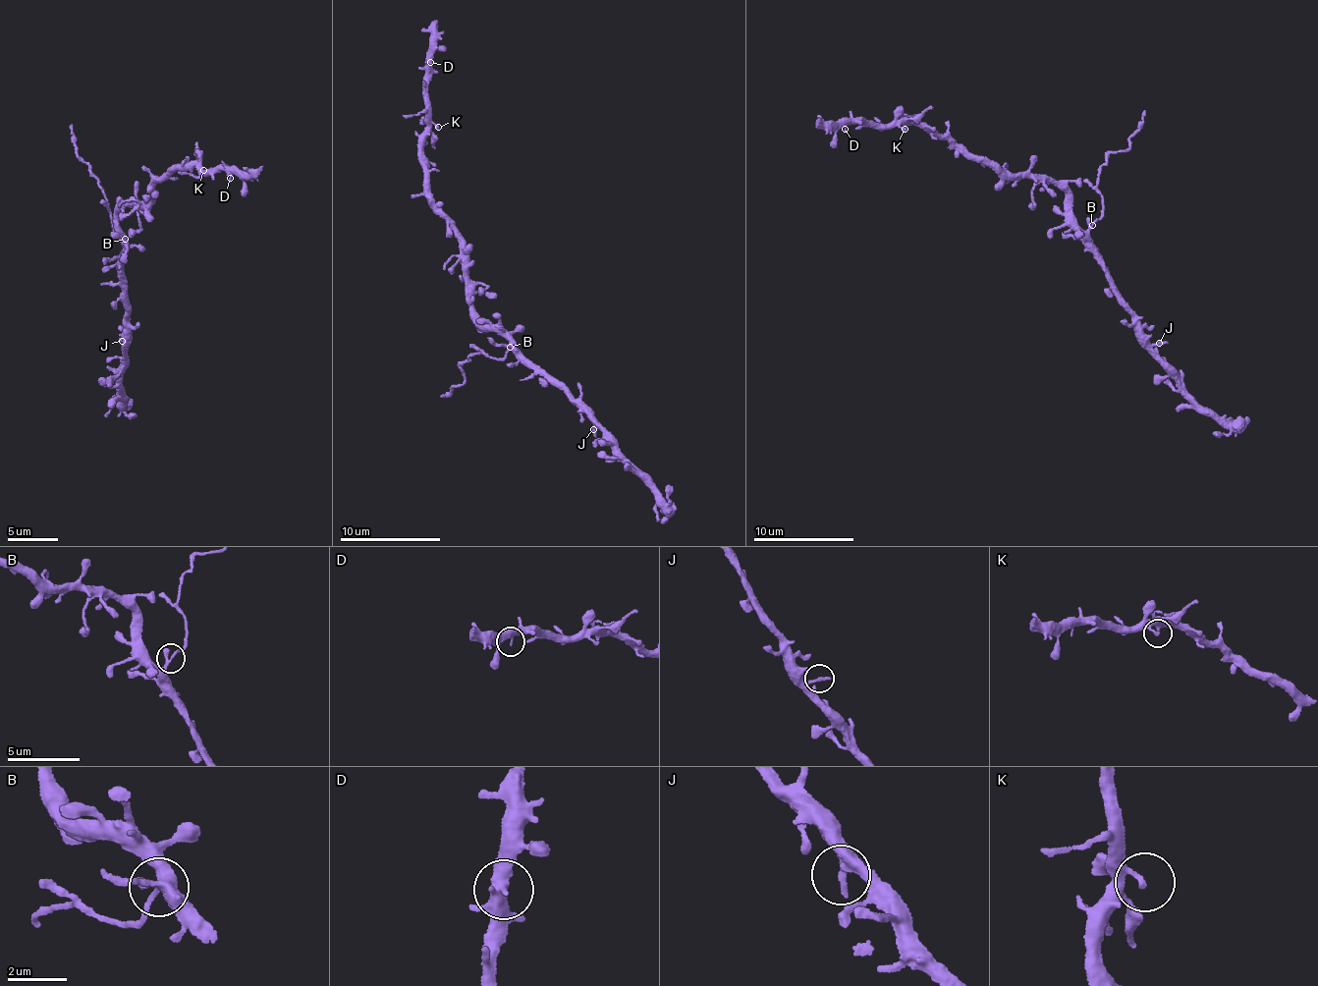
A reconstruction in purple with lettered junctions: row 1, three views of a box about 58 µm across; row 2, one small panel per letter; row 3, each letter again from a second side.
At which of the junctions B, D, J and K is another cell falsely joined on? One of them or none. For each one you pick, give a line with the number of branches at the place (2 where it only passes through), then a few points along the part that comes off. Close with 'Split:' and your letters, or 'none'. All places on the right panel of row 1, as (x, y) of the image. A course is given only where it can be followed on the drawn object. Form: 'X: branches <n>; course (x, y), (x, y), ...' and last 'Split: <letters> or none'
B: branches 2; course (1092, 224), (1103, 208), (1098, 173), (1112, 152), (1129, 149), (1130, 139), (1144, 111)
Split: B

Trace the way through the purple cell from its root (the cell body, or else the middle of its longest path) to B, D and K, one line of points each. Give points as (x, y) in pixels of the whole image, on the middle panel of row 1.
B: (481, 323), (507, 339), (509, 347)
D: (481, 323), (472, 301), (467, 247), (447, 215), (436, 204), (421, 153), (430, 62)
K: (481, 323), (472, 301), (467, 247), (447, 215), (436, 204), (422, 159), (422, 140), (431, 126), (438, 127)

